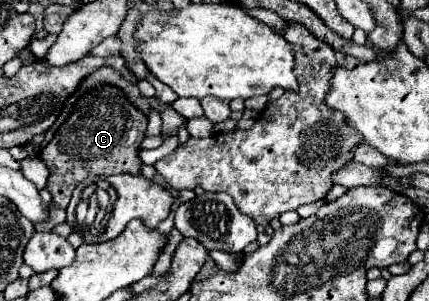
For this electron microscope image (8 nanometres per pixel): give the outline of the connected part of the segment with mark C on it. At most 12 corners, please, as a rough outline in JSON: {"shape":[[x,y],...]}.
{"shape":[[87,93],[39,154],[67,208],[87,176],[139,174],[147,116]]}

